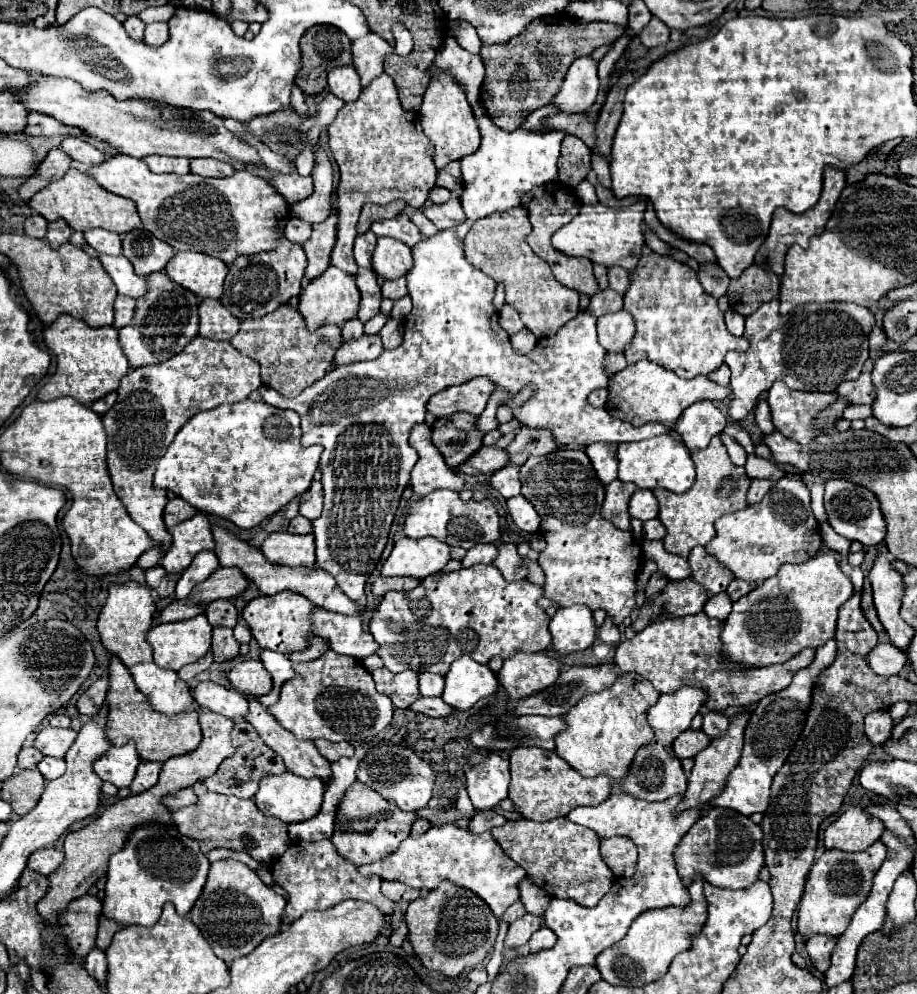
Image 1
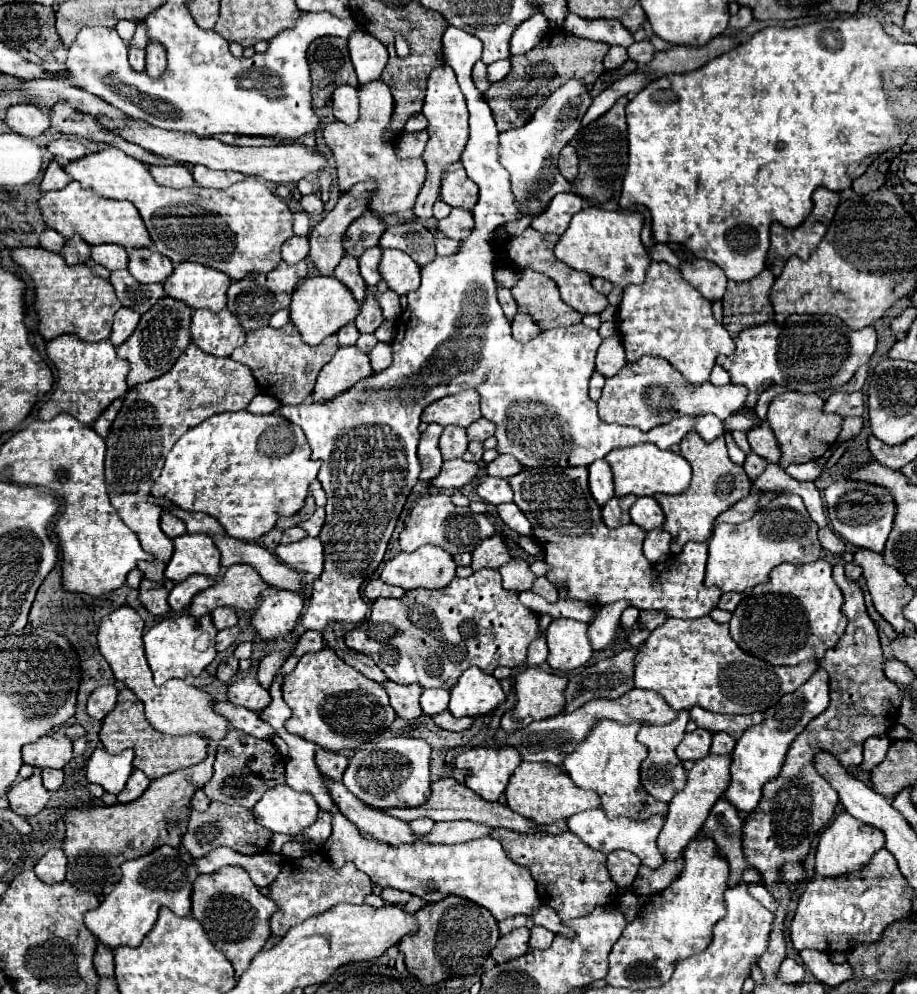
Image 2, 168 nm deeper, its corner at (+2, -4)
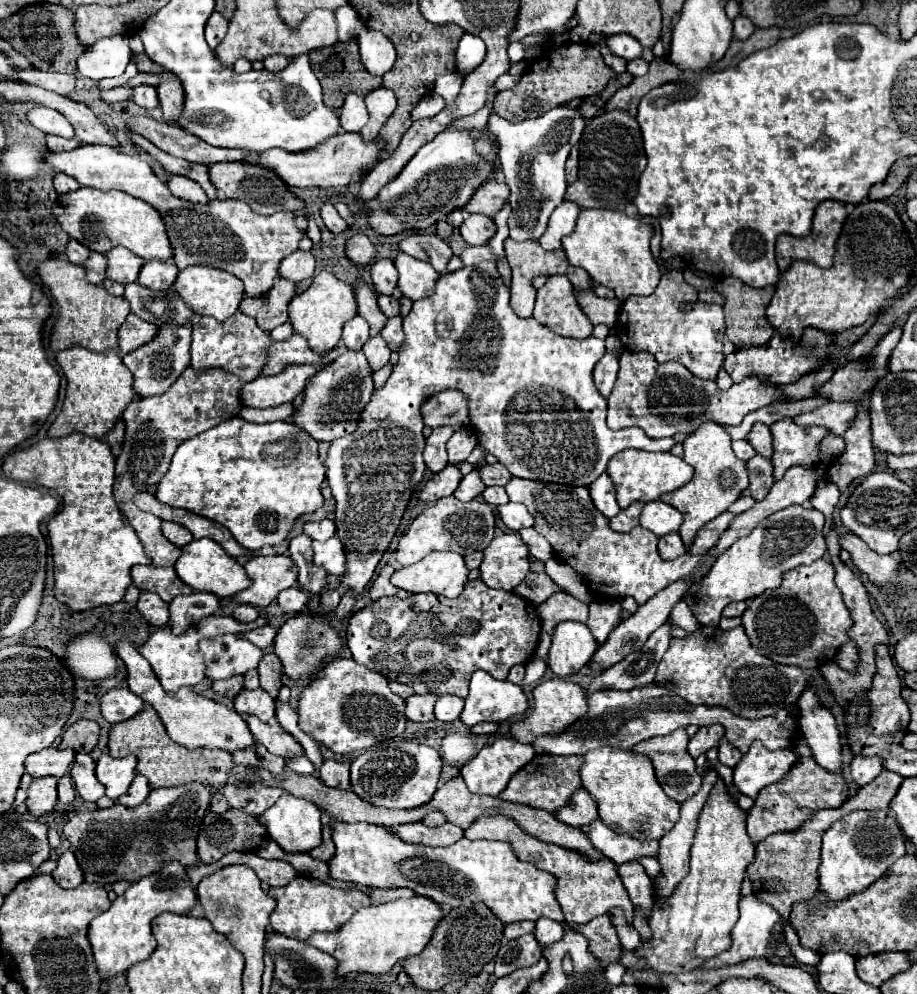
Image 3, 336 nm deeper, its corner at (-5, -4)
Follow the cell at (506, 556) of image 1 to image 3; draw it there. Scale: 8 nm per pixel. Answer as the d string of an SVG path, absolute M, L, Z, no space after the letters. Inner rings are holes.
M528 572L524 582L520 582L514 592L532 604L542 604L548 596L560 592L560 588L548 578L546 572Z

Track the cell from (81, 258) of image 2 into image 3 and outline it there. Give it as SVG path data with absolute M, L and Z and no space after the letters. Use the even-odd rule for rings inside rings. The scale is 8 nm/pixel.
M90 252L88 262L84 264L84 270L86 270L88 282L102 284L102 280L106 278L106 256L100 252Z

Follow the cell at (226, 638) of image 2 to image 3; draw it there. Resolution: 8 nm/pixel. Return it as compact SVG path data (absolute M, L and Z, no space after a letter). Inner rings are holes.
M260 626L260 628L254 628L254 630L248 630L248 632L242 632L240 634L242 638L250 640L252 644L256 644L258 648L268 648L272 642L274 642L274 636L276 636L276 630L272 626Z

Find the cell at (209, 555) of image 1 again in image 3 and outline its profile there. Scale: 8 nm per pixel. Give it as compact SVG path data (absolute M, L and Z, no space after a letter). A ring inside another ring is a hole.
M192 592L188 596L176 596L170 602L170 622L174 634L182 634L190 624L198 622L204 616L216 614L220 602L218 596L210 592Z

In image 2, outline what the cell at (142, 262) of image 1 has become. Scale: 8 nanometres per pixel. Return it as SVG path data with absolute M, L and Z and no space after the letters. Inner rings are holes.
M139 248L129 252L129 272L141 284L165 282L173 272L173 262L153 248Z

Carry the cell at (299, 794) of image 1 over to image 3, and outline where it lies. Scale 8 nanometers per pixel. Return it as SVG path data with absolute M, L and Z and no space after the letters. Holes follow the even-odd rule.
M282 794L274 806L270 806L262 816L258 816L262 826L266 826L270 838L282 846L286 852L308 852L316 848L322 842L322 812L318 806L312 806L312 802L304 798L296 798L292 794Z

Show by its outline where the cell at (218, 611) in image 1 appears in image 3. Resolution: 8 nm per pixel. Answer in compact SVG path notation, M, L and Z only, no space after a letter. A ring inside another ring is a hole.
M240 604L240 606L236 606L236 608L234 608L232 616L234 616L238 622L244 622L244 624L248 624L248 622L254 622L254 620L258 618L258 610L256 610L254 606Z

